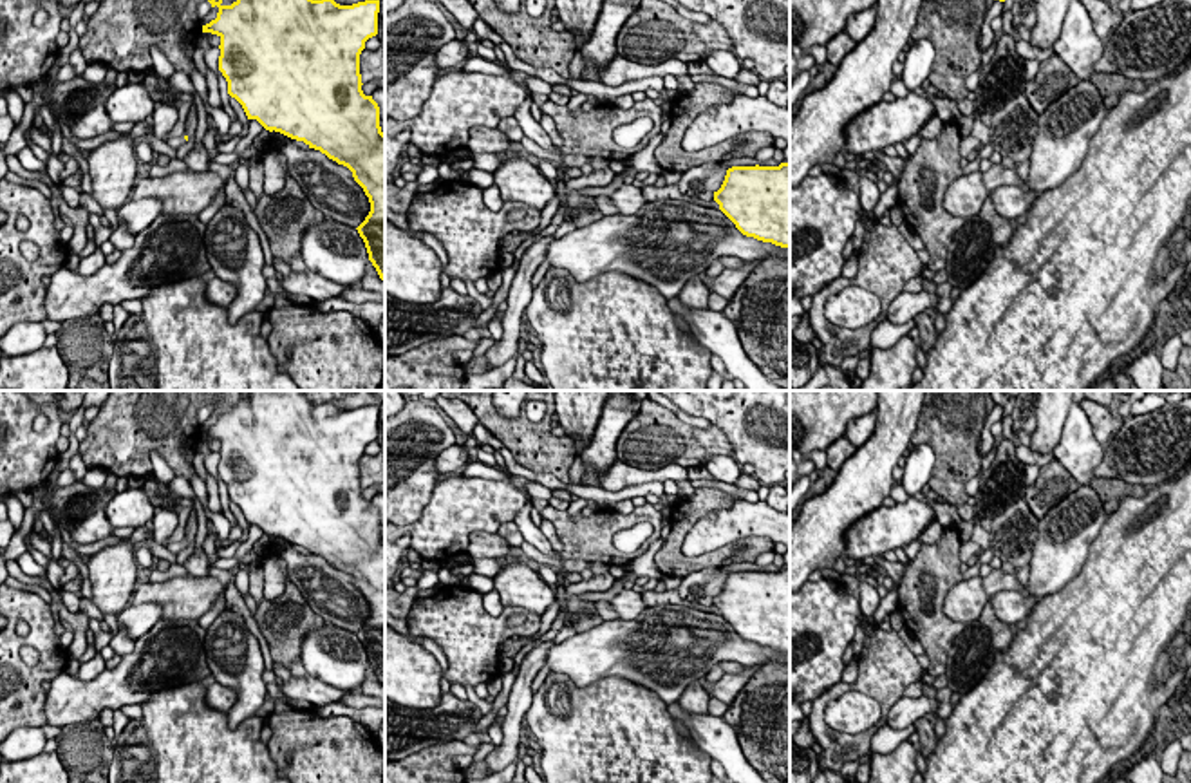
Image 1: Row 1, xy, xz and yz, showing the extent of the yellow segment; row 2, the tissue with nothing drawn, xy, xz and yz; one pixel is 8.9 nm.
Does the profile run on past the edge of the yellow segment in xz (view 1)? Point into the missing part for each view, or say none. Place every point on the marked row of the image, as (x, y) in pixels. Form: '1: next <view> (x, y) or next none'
1: next none

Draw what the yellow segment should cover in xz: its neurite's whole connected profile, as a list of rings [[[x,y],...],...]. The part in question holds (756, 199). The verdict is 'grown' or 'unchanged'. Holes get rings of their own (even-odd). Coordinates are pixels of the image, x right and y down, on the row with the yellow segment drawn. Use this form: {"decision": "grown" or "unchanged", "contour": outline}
{"decision": "unchanged", "contour": [[[790,163],[728,168],[714,201],[743,235],[790,248]]]}

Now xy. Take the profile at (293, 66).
{"decision": "unchanged", "contour": [[[208,0],[211,7],[219,7],[217,18],[202,25],[202,33],[211,33],[220,38],[219,71],[228,81],[228,94],[235,98],[248,119],[257,119],[266,130],[280,132],[291,139],[304,141],[309,148],[320,150],[338,165],[347,166],[352,172],[354,181],[363,188],[370,203],[370,212],[365,221],[356,228],[365,242],[369,260],[376,268],[380,278],[385,282],[385,134],[380,127],[380,107],[372,96],[365,96],[361,90],[360,54],[365,49],[365,42],[378,34],[378,13],[380,0],[365,0],[352,5],[340,5],[334,0],[237,0],[231,5],[224,5],[222,0]]]}

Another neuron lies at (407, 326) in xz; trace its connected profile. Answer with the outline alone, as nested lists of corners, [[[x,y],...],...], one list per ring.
[[[445,288],[434,304],[403,302],[385,293],[385,358],[405,354],[427,342],[463,336],[474,329],[483,307]]]

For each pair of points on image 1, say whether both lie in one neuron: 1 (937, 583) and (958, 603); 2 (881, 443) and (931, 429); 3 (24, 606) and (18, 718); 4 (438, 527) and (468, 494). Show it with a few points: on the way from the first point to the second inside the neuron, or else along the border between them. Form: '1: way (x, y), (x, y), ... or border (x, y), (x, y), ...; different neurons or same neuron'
1: border (962, 579), (949, 590), (944, 612), (964, 624); different neurons
2: border (922, 409), (909, 442); different neurons
3: way (40, 633), (46, 666), (29, 691); same neuron
4: way (445, 519), (463, 501); same neuron

